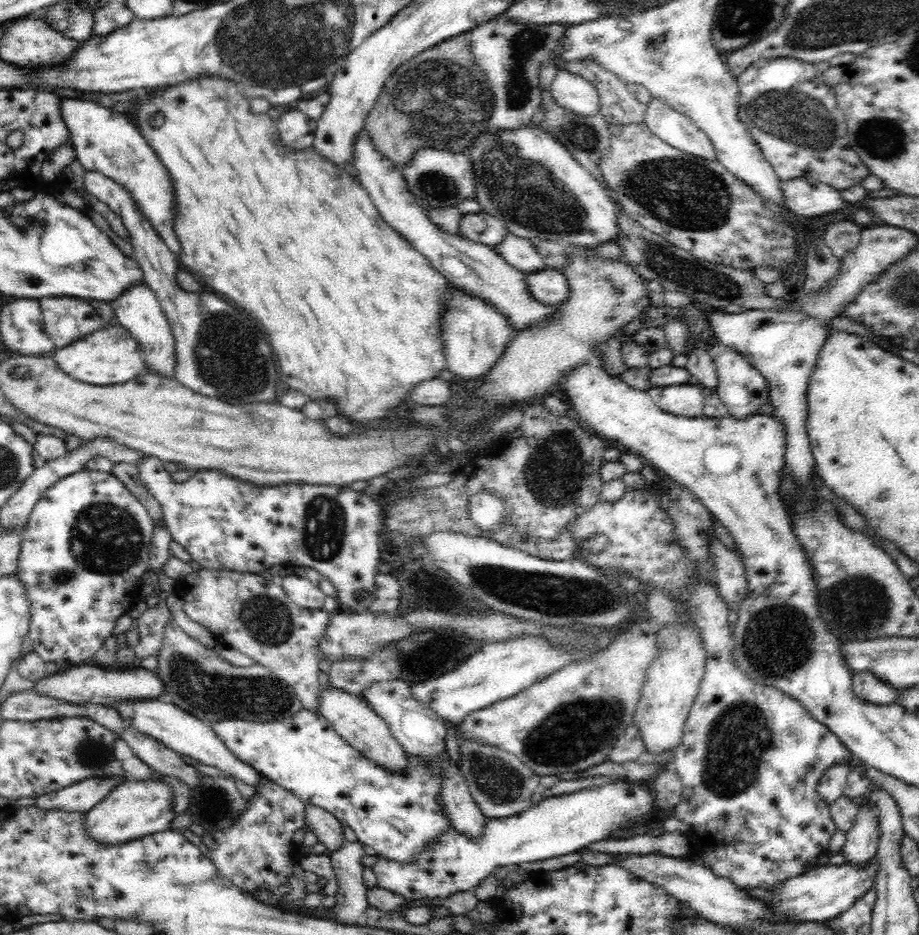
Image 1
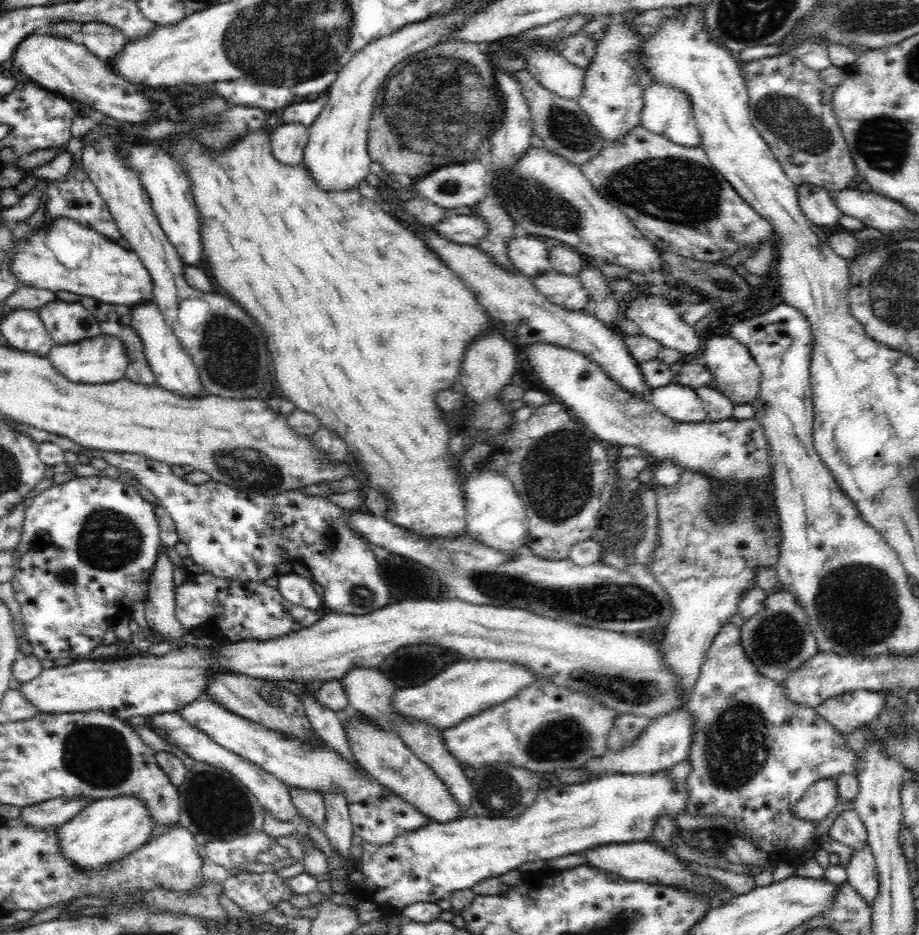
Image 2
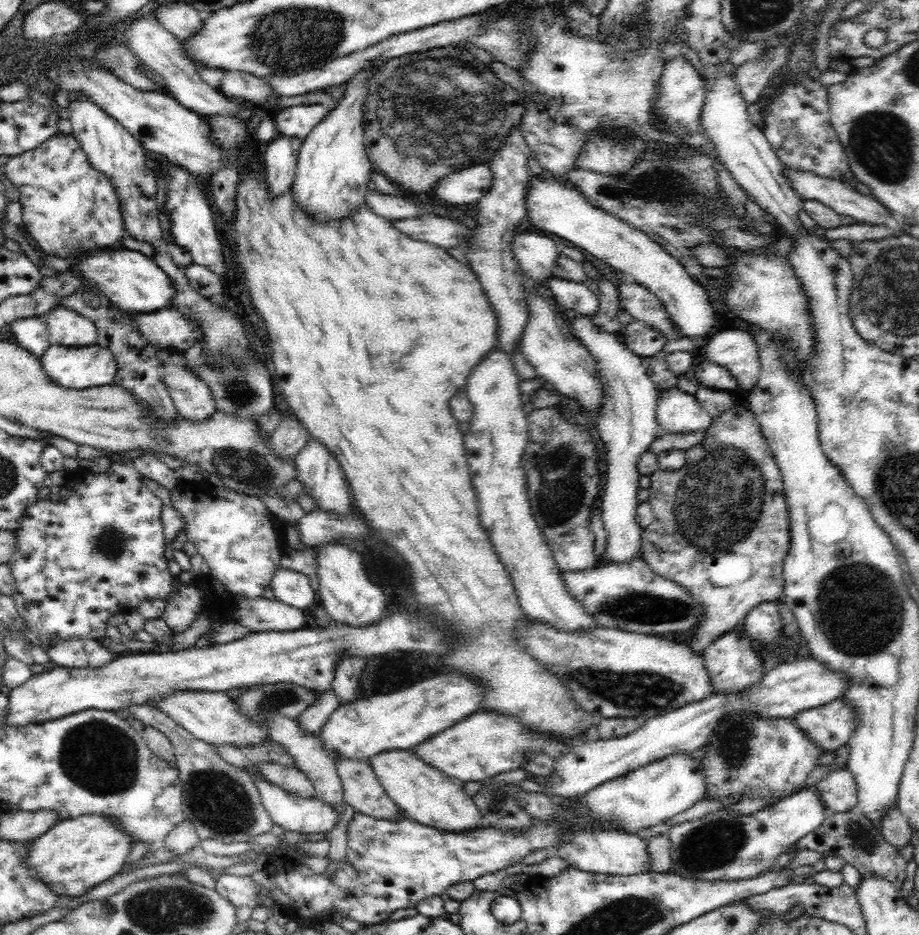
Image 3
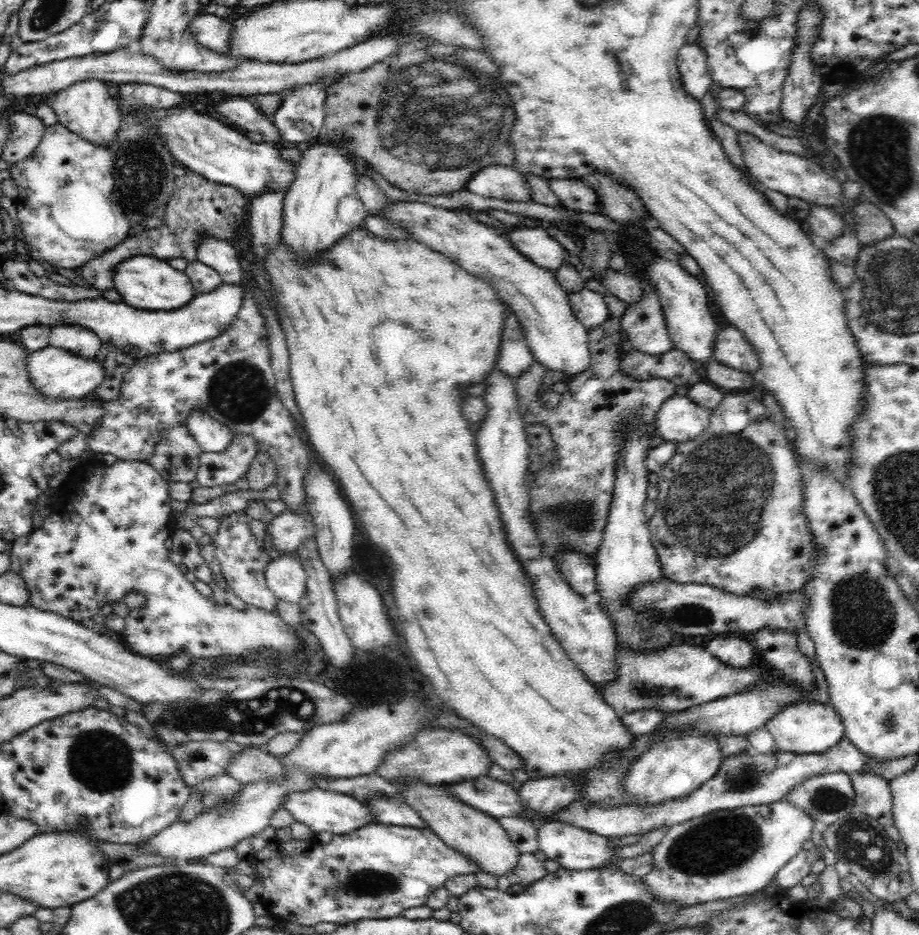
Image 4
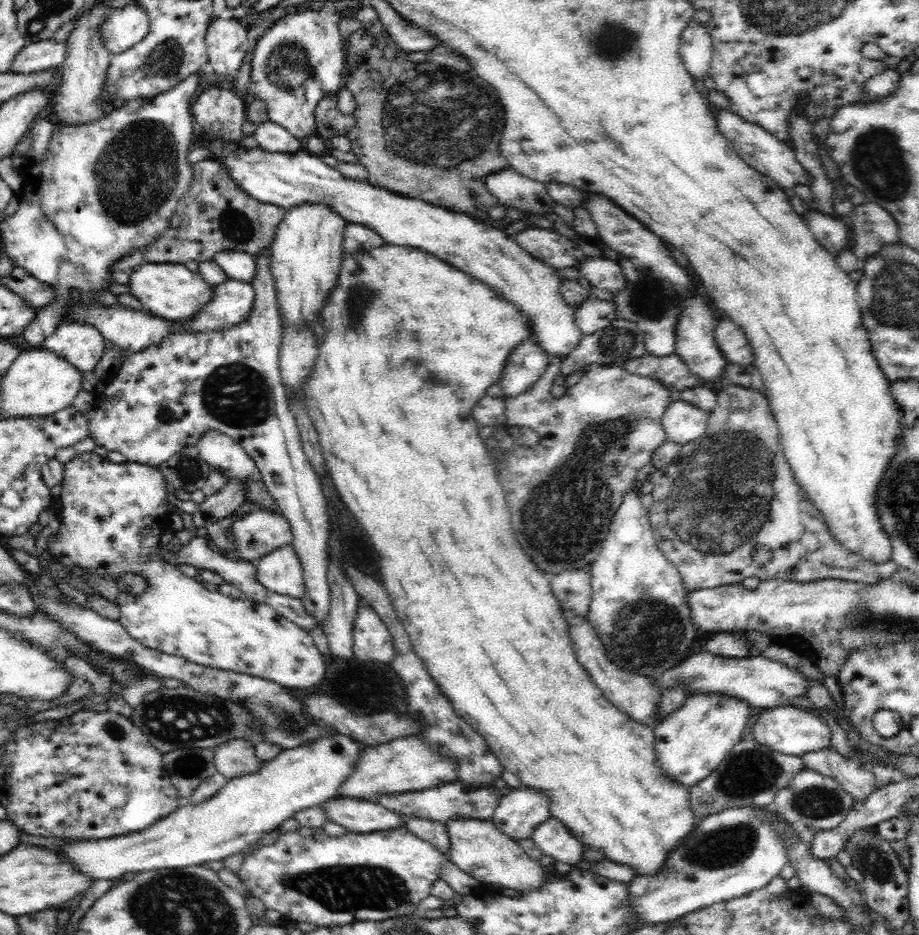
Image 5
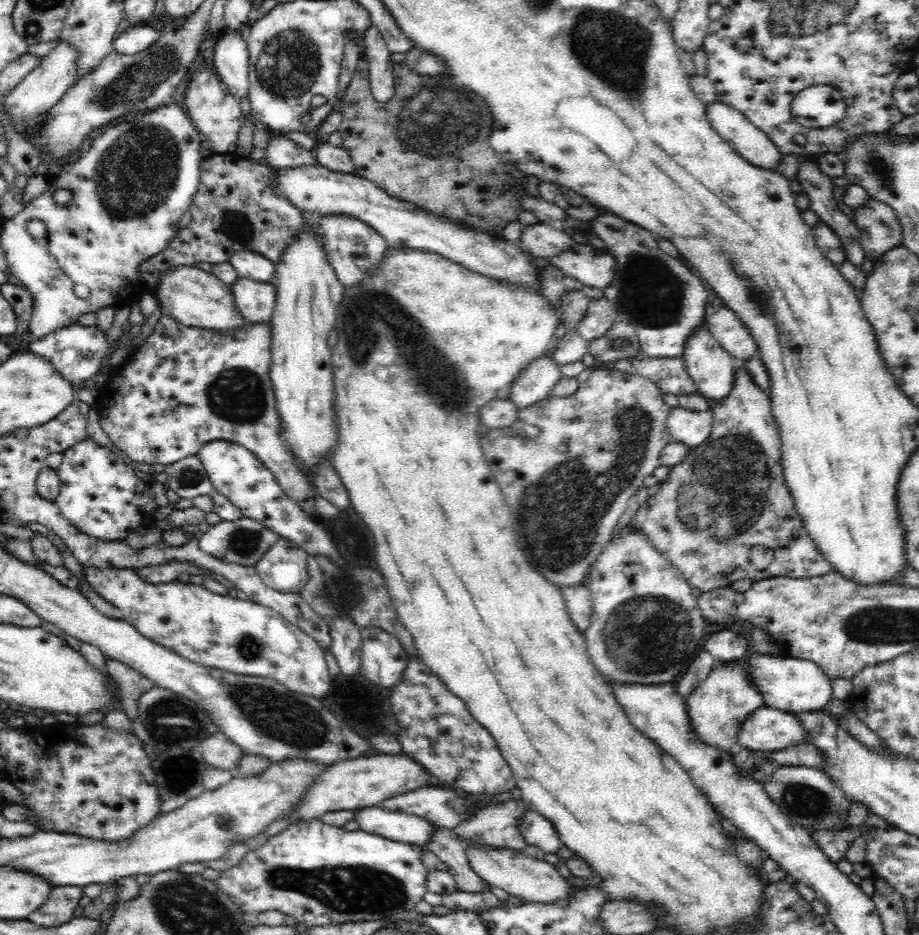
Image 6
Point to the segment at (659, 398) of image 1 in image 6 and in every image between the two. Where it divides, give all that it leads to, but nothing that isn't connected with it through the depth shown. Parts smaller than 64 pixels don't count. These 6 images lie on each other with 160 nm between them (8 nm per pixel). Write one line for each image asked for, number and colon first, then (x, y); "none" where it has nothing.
2: (682, 404)
3: (677, 411)
4: (679, 420)
5: (682, 423)
6: (691, 428)

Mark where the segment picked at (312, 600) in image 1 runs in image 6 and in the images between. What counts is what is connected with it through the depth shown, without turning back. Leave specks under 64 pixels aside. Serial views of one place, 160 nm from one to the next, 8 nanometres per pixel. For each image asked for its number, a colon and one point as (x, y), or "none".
2: (296, 587)
3: (293, 588)
4: (286, 578)
5: (280, 572)
6: (283, 567)

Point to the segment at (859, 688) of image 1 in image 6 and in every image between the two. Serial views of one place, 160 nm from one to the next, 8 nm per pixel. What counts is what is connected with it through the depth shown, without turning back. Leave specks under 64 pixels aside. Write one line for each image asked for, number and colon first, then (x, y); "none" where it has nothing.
2: (847, 711)
3: (830, 726)
4: (802, 728)
5: (789, 730)
6: (770, 730)

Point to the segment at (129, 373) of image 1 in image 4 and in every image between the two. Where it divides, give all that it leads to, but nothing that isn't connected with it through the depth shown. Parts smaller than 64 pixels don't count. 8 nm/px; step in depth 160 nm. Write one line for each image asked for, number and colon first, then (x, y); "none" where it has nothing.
2: (101, 360)
3: (77, 368)
4: (56, 373)

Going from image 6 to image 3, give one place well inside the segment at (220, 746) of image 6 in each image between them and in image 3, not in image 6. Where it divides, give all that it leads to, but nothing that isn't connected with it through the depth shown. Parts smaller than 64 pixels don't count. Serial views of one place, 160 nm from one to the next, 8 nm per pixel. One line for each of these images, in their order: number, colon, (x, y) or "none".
3: (293, 781)
4: (252, 766)
5: (237, 757)

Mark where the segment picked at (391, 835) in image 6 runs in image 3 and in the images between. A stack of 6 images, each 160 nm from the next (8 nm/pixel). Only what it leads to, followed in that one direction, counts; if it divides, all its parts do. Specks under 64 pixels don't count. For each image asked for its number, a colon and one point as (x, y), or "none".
3: (291, 812)
4: (321, 811)
5: (355, 816)

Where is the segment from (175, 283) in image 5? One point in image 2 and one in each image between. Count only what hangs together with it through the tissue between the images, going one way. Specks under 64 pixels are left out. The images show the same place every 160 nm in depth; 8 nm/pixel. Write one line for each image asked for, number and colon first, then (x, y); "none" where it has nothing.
2: (67, 257)
3: (132, 282)
4: (146, 283)

